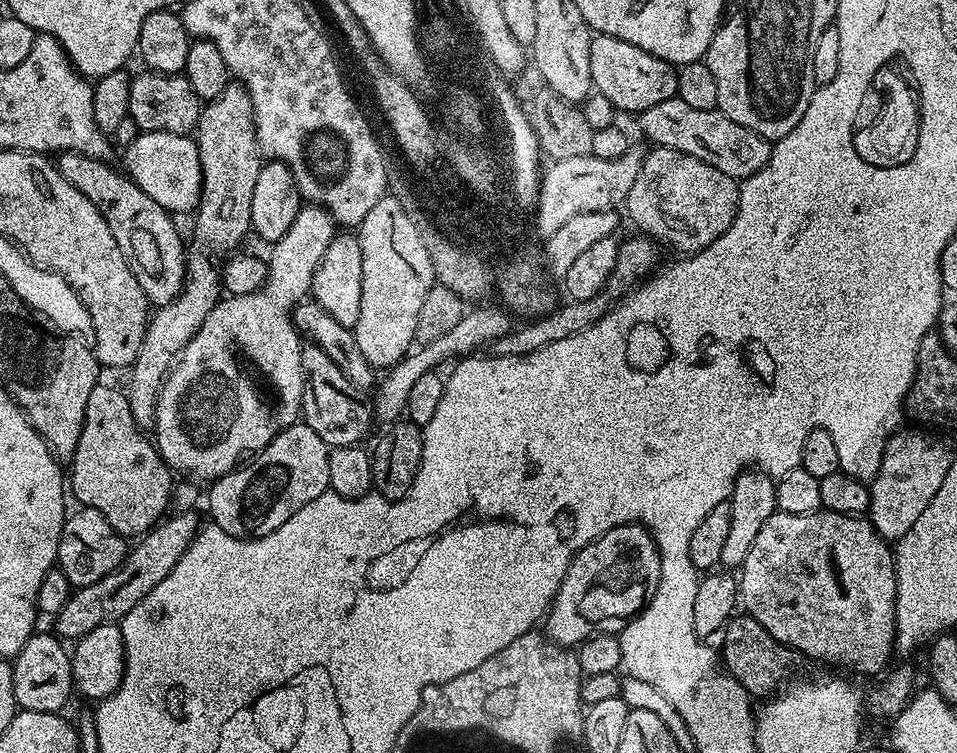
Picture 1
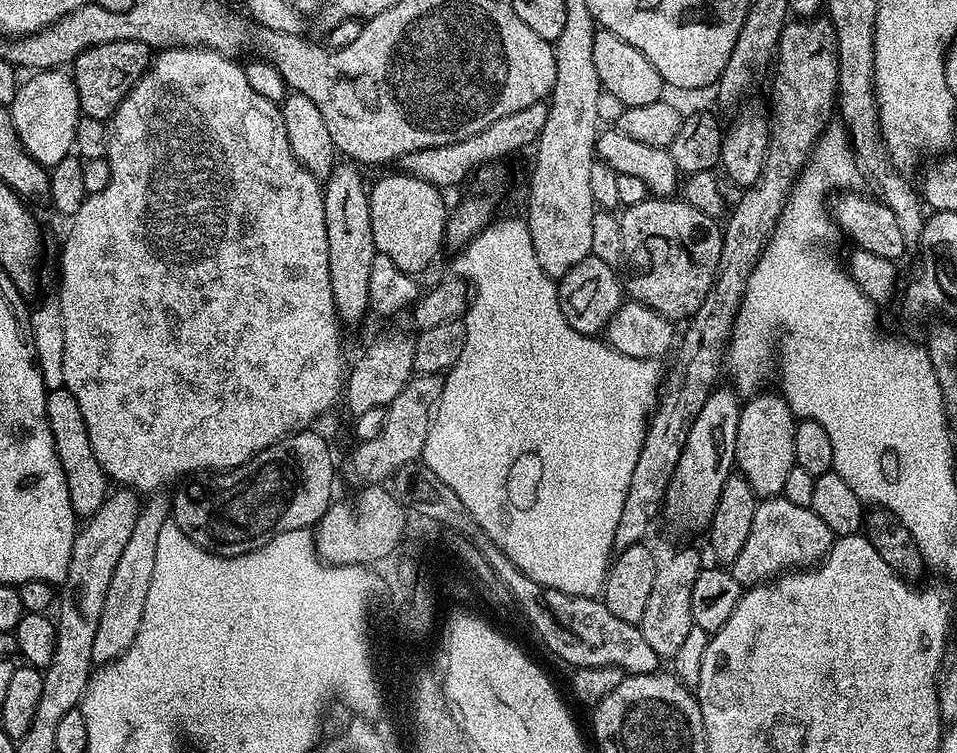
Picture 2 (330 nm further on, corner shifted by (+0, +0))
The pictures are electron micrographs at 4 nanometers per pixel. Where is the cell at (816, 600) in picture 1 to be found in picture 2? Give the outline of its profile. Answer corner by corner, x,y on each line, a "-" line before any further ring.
782,494
764,498
757,503
746,546
742,546
742,554
734,558
730,571
741,586
767,582
789,570
804,570
819,564
833,543
830,526
826,526
811,508
794,506
794,502

